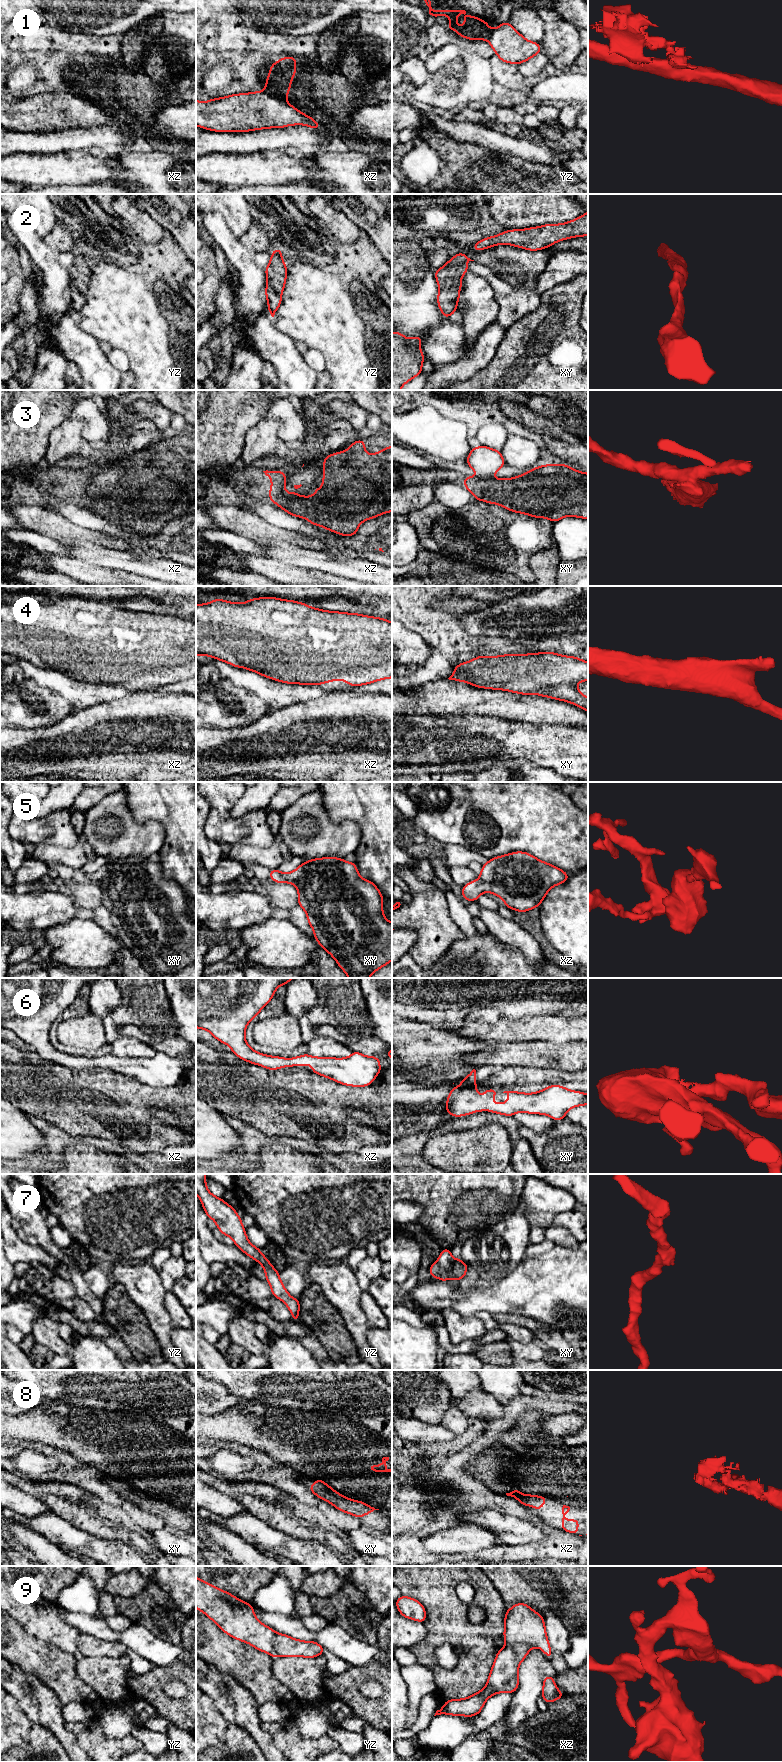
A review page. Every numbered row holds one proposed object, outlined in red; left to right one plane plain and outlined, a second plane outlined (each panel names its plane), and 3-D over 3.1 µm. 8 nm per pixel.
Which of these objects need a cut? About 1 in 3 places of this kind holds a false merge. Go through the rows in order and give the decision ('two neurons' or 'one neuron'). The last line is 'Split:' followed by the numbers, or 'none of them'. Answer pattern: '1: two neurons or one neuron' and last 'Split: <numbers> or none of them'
1: two neurons
2: one neuron
3: two neurons
4: one neuron
5: one neuron
6: one neuron
7: one neuron
8: two neurons
9: two neurons
Split: 1, 3, 8, 9

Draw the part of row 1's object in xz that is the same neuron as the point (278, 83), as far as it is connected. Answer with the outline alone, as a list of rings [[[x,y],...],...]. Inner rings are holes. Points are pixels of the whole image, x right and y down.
[[[281,57],[271,64],[264,90],[266,93],[285,99],[291,88],[291,81],[296,73],[297,58]]]

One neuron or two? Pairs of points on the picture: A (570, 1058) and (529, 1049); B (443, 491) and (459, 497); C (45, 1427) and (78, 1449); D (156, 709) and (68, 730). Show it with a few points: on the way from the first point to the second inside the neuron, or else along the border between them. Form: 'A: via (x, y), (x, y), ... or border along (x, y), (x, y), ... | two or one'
A: via (560, 1056), (539, 1054) | one
B: via (447, 493), (455, 496) | one
C: via (53, 1427), (70, 1441) | one
D: via (134, 716), (108, 718), (97, 727), (90, 727) | one

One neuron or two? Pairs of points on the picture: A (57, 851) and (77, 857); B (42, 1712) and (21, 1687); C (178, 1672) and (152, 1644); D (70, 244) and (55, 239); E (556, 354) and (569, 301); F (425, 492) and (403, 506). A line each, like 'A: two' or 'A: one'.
A: one
B: one
C: two
D: one
E: one
F: one

